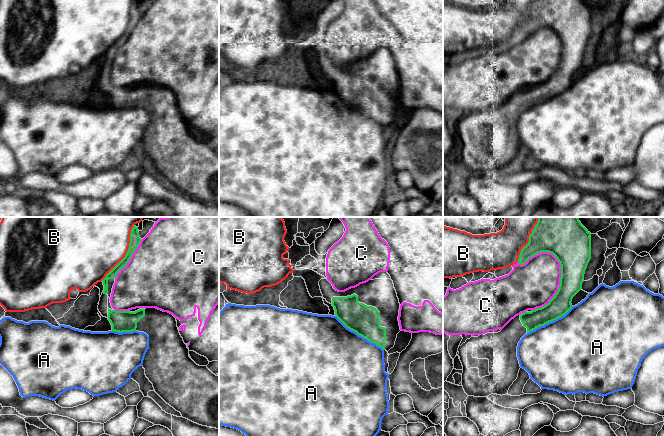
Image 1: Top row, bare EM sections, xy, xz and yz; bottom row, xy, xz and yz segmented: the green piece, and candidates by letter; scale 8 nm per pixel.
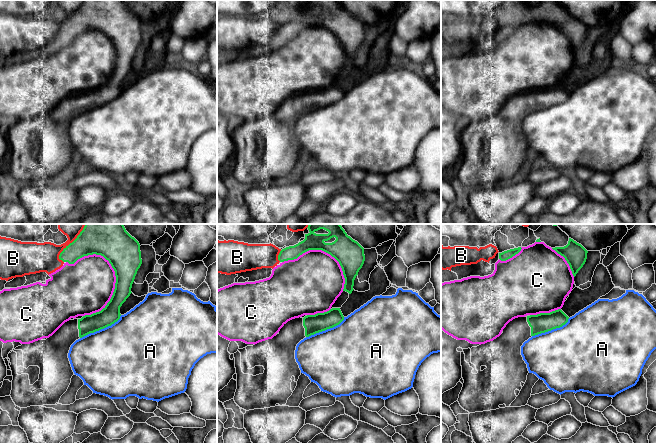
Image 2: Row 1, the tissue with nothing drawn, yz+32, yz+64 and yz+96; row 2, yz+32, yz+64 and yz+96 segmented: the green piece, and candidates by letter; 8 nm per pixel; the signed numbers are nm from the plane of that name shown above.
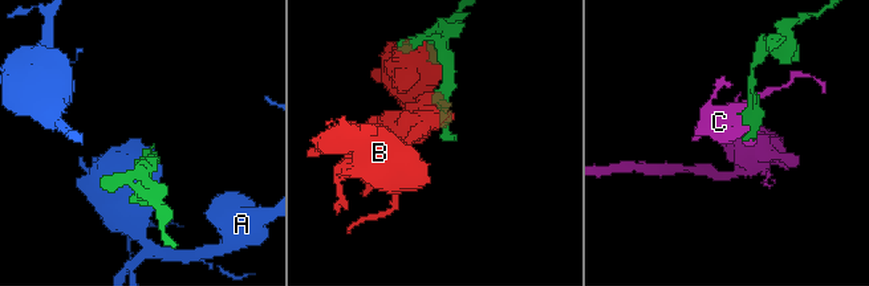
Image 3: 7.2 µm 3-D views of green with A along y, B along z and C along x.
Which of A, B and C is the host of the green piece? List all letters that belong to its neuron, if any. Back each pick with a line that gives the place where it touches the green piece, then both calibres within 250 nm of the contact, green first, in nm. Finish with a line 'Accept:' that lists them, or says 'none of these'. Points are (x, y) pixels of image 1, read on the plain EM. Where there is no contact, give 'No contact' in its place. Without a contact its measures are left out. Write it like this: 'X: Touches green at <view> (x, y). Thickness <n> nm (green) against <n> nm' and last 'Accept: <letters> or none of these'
Accept: none of these

